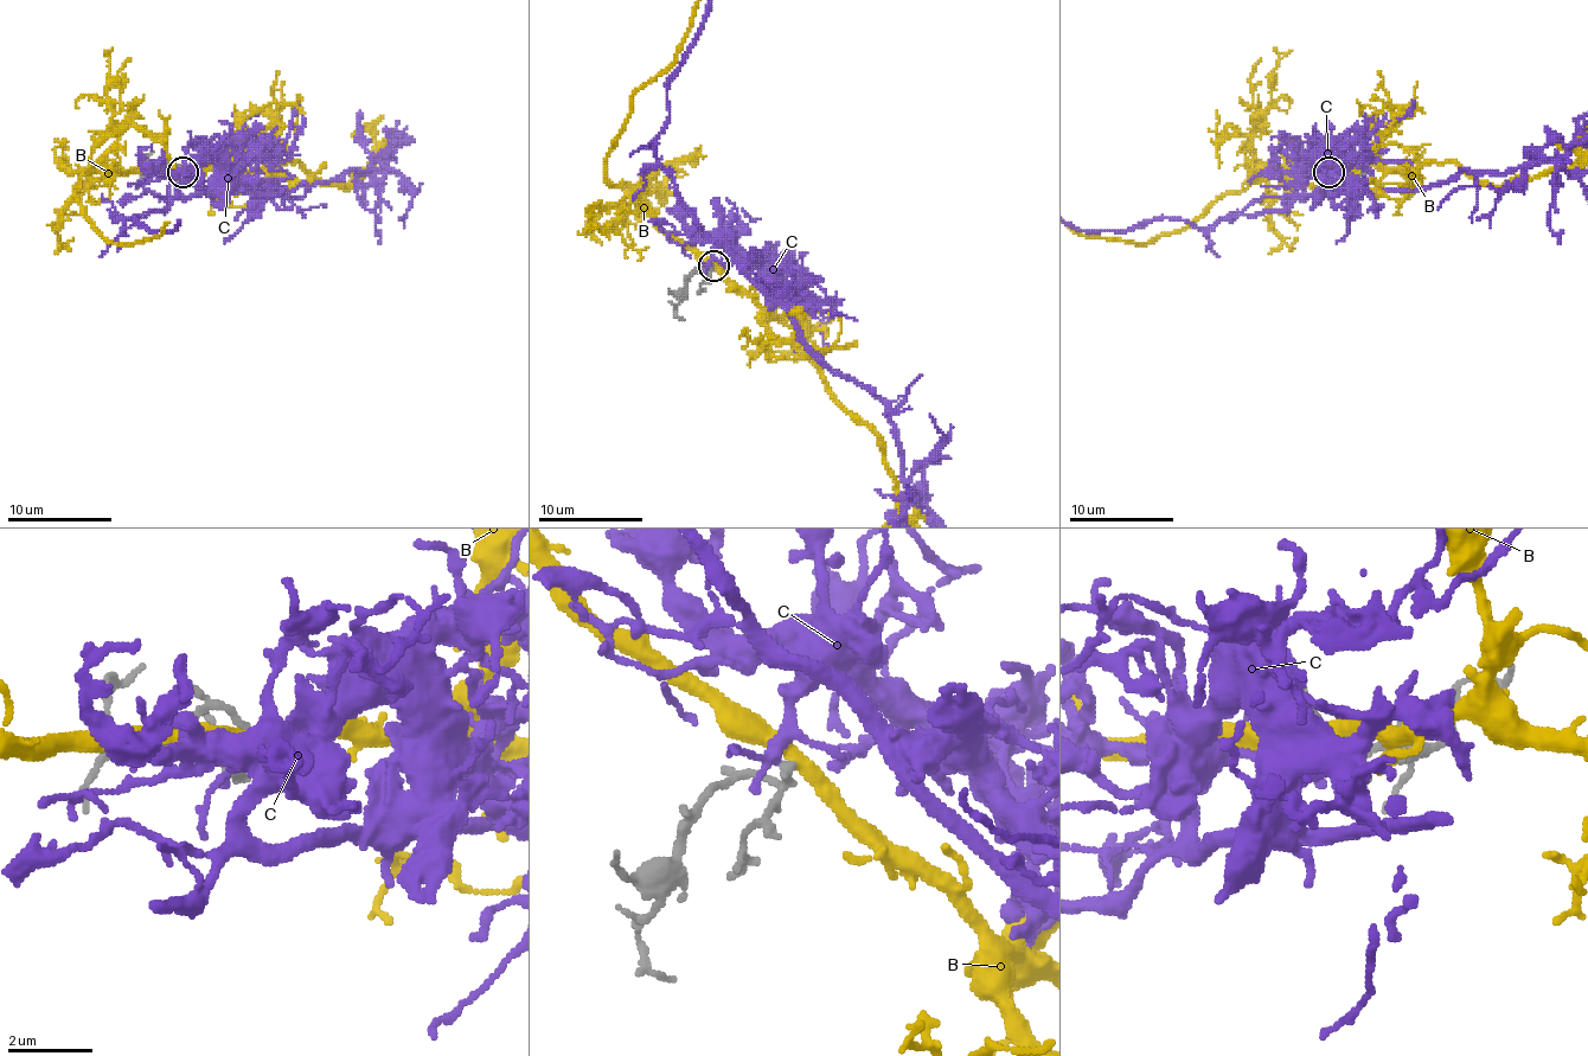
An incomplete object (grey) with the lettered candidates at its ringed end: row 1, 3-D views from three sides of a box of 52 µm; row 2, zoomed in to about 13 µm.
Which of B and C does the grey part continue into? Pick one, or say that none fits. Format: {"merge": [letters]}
{"merge": []}

